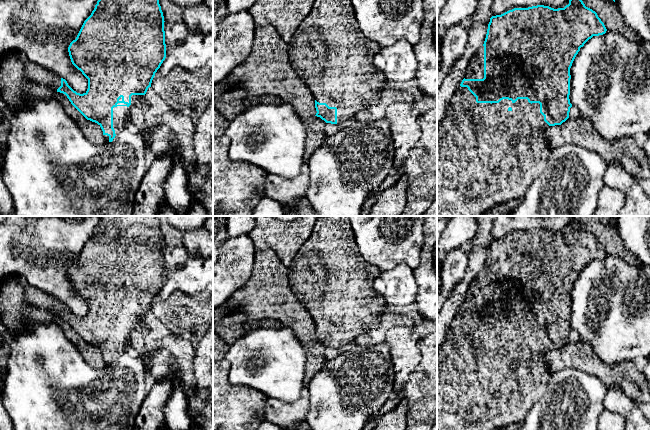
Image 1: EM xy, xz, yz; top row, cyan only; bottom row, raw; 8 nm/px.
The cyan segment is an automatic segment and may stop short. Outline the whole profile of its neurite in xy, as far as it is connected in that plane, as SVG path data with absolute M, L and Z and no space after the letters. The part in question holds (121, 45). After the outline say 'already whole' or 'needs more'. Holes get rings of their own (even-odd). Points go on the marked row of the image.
M98 0L91 15L84 21L77 37L68 52L72 64L88 79L88 89L80 94L74 91L67 81L55 73L28 60L25 54L17 52L17 58L25 68L25 75L39 86L47 86L67 96L71 104L87 119L97 123L105 142L112 142L115 136L125 129L134 108L147 103L146 92L151 87L155 73L166 58L164 16L159 0Z | needs more

